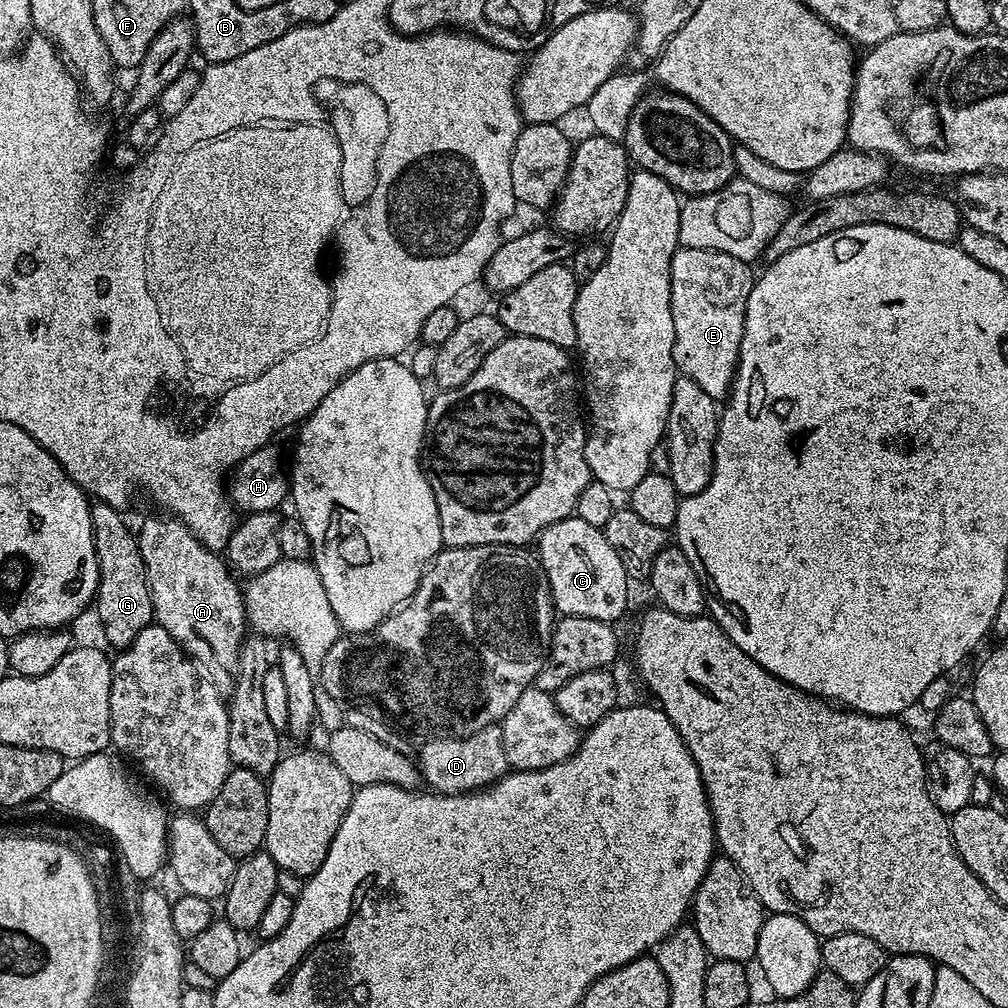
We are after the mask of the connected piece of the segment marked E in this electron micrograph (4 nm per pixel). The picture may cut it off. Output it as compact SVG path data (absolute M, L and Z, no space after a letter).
M677 248L670 266L670 306L674 314L674 362L679 375L689 376L710 398L723 401L731 393L736 378L736 364L740 361L740 347L746 318L746 302L754 283L754 272L743 260L714 250Z

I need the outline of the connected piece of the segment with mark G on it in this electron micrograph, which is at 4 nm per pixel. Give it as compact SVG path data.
M92 504L94 546L100 571L100 585L96 588L94 609L96 608L97 614L100 615L100 628L104 631L105 638L116 650L128 648L137 634L154 620L148 579L138 547L138 536L133 529L132 532L128 529L127 522L120 515L121 509L109 504Z

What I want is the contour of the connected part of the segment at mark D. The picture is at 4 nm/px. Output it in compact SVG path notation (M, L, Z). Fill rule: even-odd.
M499 725L478 730L478 734L459 738L428 740L420 748L418 767L423 783L440 794L463 794L489 788L509 771Z

